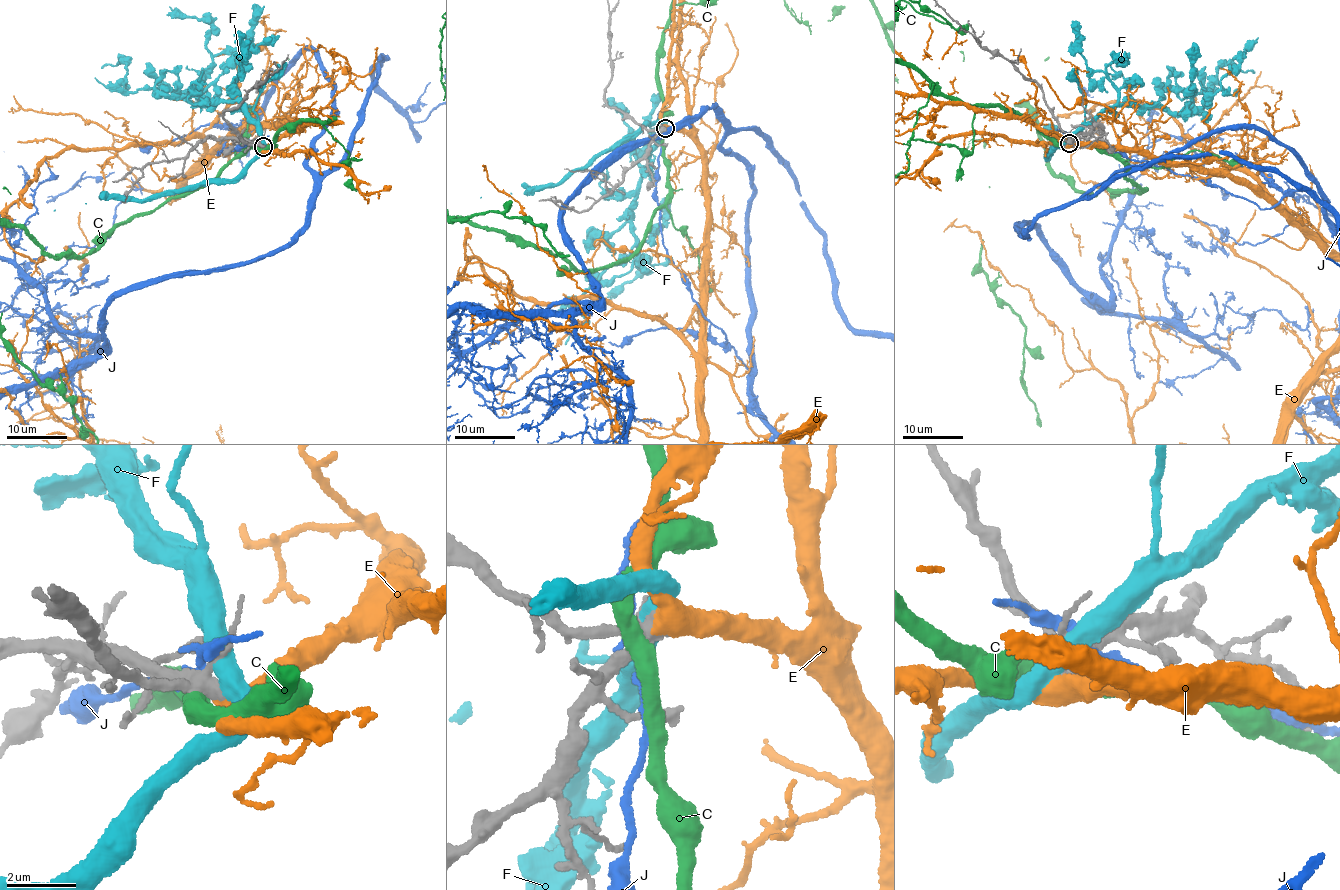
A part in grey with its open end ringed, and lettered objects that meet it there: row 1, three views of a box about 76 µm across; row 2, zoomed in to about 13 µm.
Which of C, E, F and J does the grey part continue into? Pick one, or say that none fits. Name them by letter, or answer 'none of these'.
E

